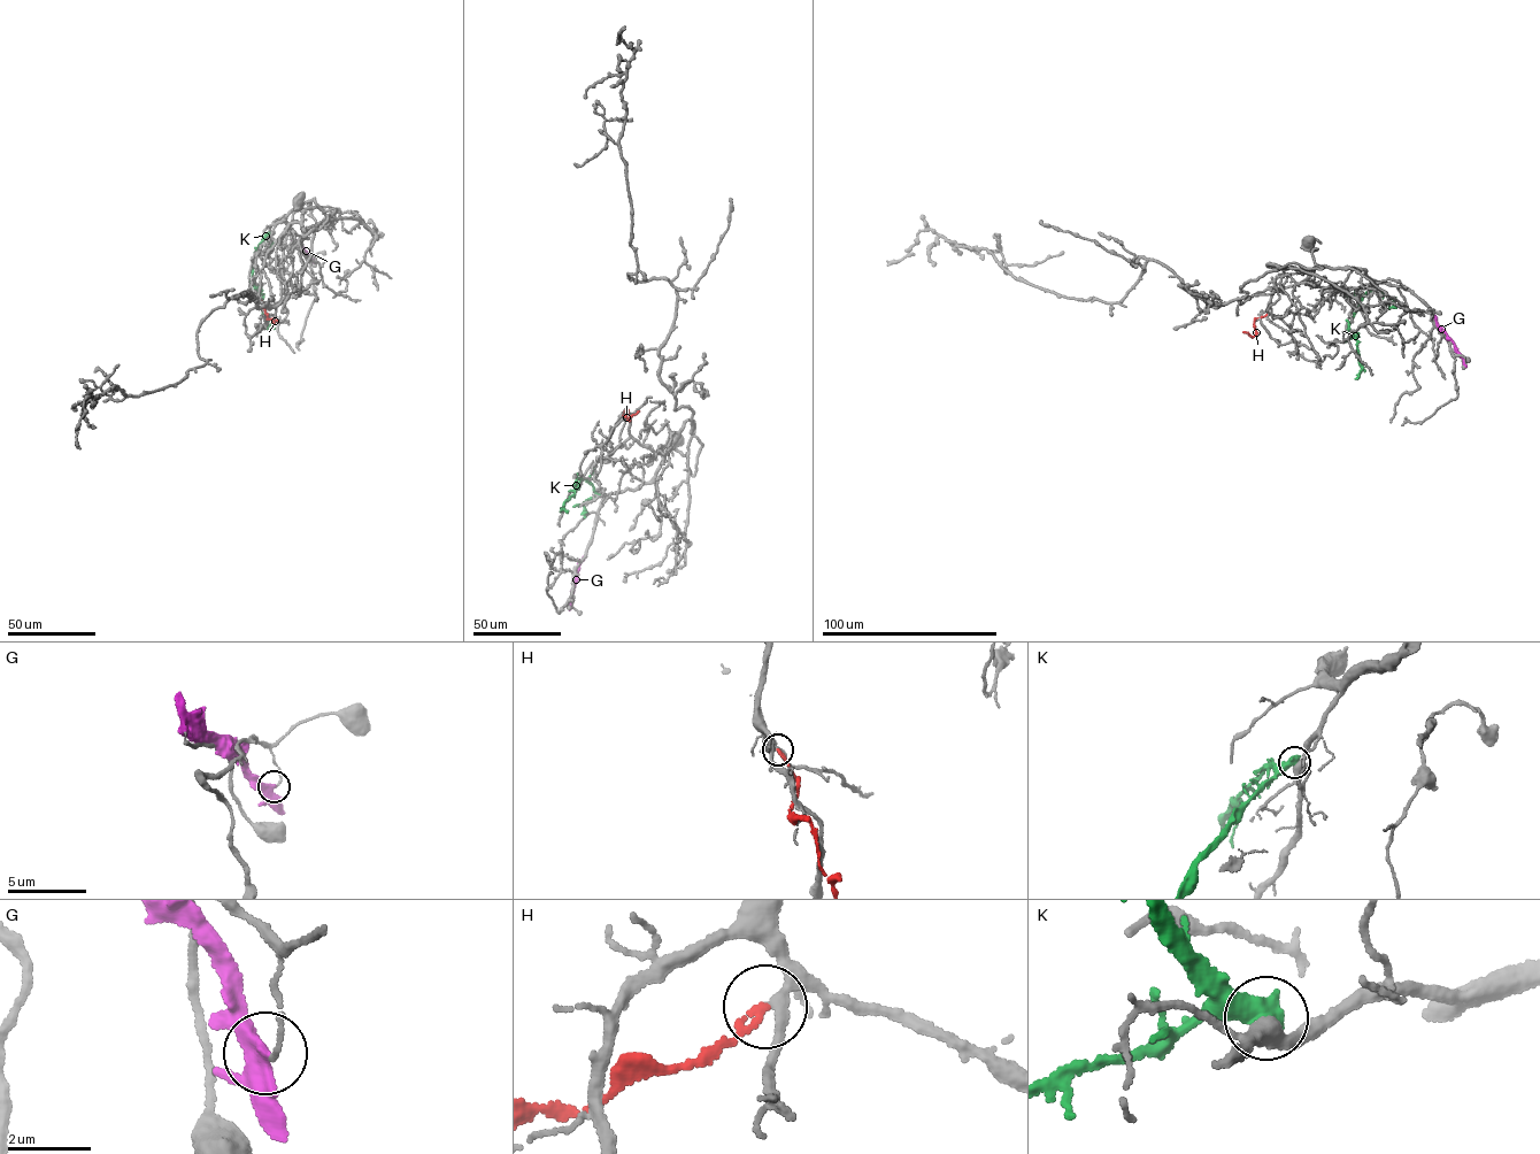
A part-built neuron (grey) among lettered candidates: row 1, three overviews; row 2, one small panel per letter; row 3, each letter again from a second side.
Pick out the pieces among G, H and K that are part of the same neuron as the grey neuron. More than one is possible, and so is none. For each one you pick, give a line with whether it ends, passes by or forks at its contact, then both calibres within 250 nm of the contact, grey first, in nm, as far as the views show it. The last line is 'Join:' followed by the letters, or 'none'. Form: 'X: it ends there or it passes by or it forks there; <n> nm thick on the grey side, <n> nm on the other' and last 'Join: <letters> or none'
Join: none

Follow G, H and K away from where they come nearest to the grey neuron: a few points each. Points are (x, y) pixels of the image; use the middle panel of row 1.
G: (570, 607), (583, 556)
H: (622, 416), (628, 409), (625, 416), (630, 418), (639, 410)
K: (599, 495), (592, 484), (577, 478), (574, 494), (562, 507), (568, 510)

